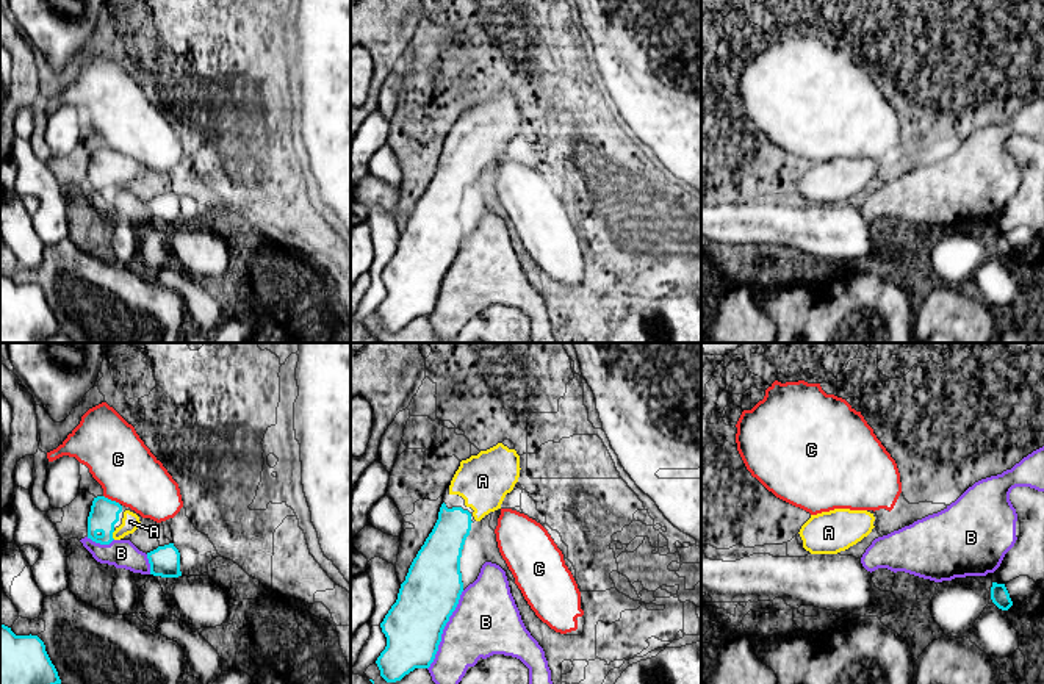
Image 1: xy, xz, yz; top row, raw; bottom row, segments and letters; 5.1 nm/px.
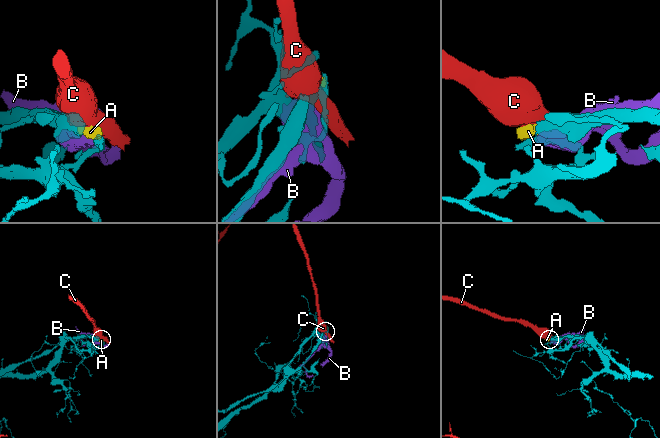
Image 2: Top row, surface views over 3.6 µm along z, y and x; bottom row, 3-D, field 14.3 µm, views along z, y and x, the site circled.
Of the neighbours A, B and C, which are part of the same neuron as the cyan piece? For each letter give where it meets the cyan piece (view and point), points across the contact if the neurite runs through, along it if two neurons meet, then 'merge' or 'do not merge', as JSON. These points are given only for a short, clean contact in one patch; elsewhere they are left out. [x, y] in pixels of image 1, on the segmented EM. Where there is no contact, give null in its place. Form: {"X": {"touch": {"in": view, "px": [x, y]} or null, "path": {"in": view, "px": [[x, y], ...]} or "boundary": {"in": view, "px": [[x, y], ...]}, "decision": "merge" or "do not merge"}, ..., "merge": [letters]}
{"A": {"touch": {"in": "xy", "px": [111, 536]}, "decision": "merge"}, "B": {"touch": {"in": "xz", "px": [443, 628]}, "decision": "do not merge"}, "C": {"touch": {"in": "xy", "px": [110, 500]}, "decision": "do not merge"}, "merge": ["A"]}

